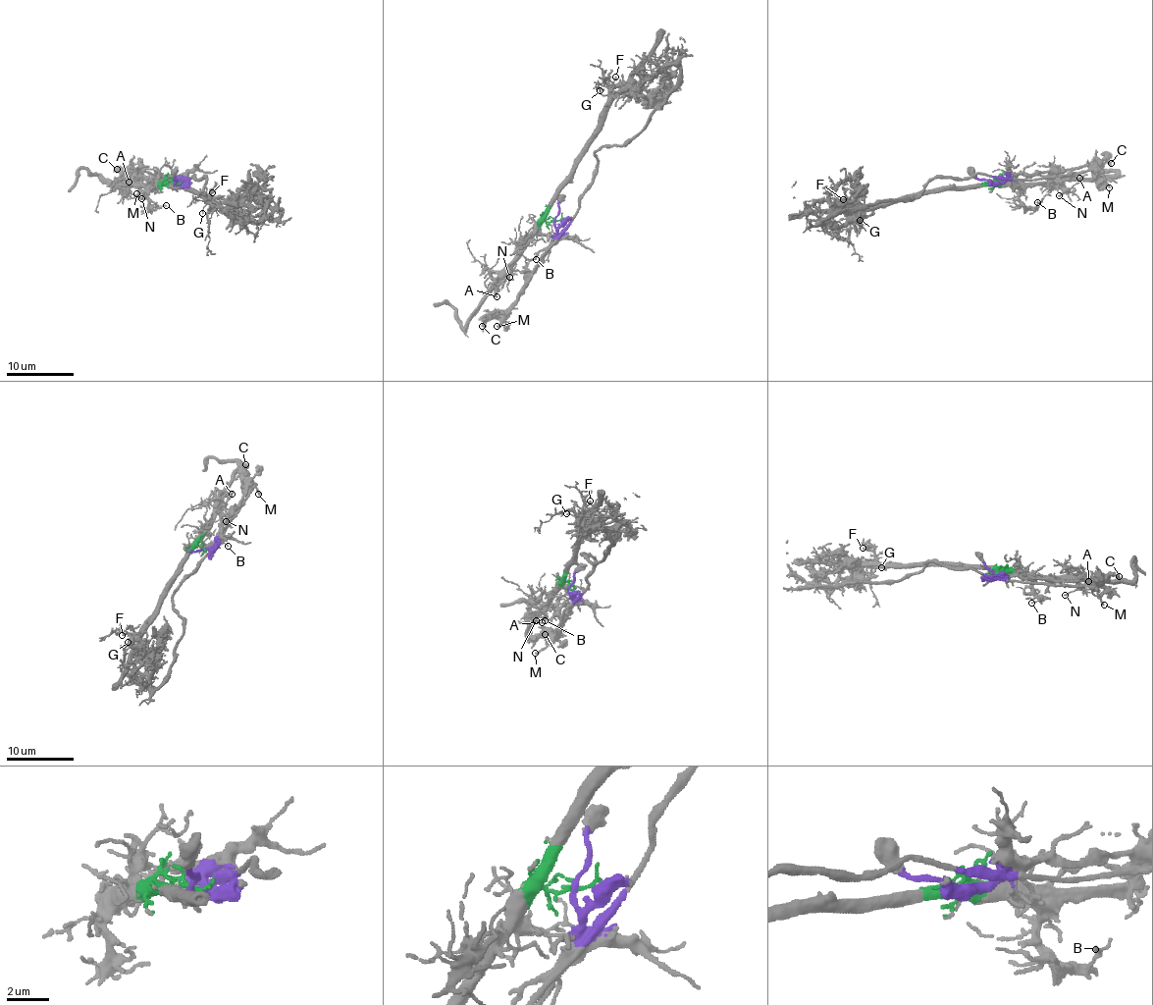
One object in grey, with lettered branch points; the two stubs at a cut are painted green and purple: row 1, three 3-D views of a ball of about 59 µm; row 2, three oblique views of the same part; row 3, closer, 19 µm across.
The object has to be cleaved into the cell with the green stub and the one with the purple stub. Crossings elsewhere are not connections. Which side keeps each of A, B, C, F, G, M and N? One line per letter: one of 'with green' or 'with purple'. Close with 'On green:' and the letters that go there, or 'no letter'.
A: with green
B: with green
C: with purple
F: with green
G: with green
M: with purple
N: with green
On green: A, B, F, G, N

